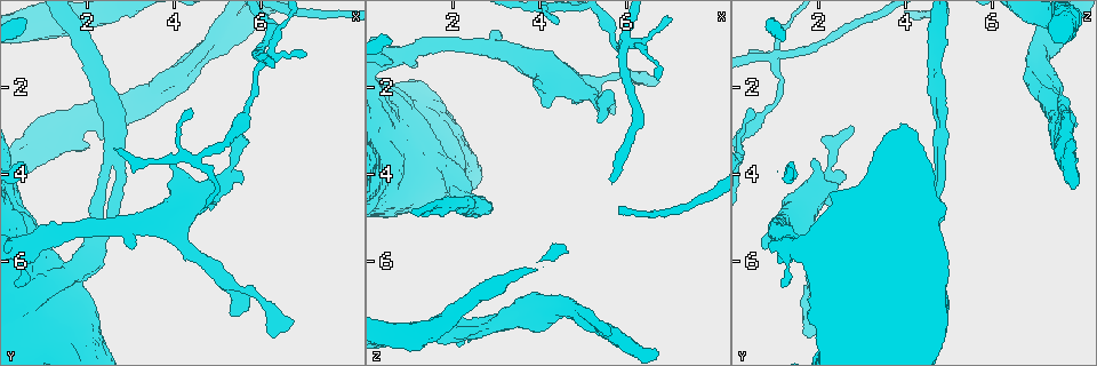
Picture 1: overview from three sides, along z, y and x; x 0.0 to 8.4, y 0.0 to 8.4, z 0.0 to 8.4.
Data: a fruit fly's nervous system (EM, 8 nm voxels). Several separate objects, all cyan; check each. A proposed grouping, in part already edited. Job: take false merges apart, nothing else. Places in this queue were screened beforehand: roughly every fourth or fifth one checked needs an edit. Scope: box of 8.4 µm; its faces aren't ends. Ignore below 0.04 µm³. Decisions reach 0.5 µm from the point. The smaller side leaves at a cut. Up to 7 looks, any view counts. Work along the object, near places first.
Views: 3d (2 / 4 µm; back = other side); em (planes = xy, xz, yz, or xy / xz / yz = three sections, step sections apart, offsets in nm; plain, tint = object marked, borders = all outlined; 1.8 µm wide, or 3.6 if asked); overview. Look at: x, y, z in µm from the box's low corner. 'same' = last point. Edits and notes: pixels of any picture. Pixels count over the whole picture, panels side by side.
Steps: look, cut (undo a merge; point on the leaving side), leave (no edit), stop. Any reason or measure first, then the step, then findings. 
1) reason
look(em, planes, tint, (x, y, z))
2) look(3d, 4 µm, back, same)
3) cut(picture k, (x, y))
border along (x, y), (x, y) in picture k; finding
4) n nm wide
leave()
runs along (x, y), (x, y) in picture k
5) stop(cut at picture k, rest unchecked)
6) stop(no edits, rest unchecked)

arms run side by side
look(em, planes, tint, (4.90, 0.90, 7.25))

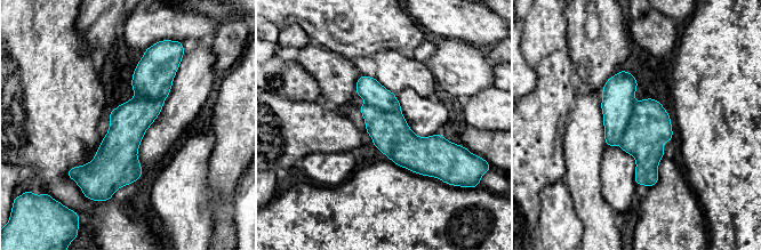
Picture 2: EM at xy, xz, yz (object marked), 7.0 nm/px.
leave()
all the same neuron

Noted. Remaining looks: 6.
thick turns thin
look(3d, 4 µm, (6.00, 6.80, 1.65))

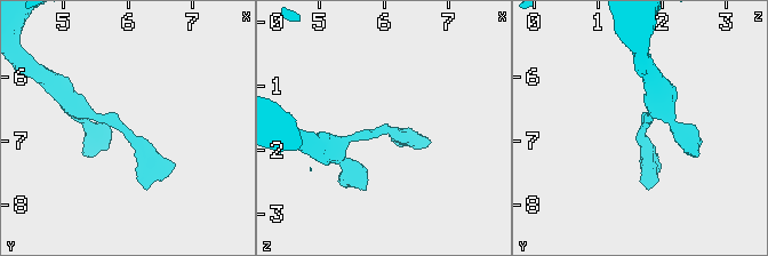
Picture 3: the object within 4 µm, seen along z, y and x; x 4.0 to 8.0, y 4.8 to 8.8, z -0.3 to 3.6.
look(em, planes, tint, (5.95, 6.80, 1.70))

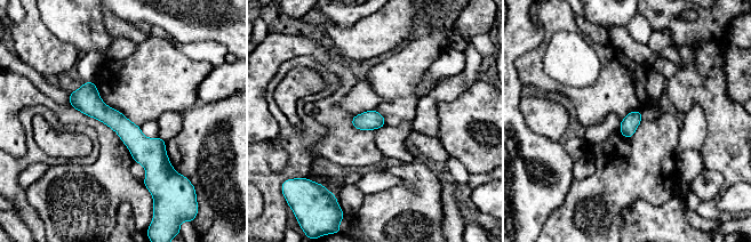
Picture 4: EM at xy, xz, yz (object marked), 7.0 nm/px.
leave()
runs along (72, 95), (111, 117), (154, 160), (154, 177) in picture 4; all the same neuron

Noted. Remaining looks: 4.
sharp bend
look(em, planes, tint, (6.05, 1.30, 1.00))

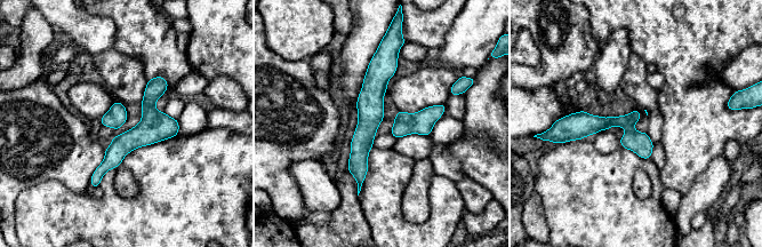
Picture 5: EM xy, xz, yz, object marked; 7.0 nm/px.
cut(picture 5, (640, 143))
the part that leaves runs along (160, 79), (149, 122), (95, 184) in picture 5; a second neuron is stuck on

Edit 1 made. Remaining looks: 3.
stop(cut at picture 5, rest unchecked)

